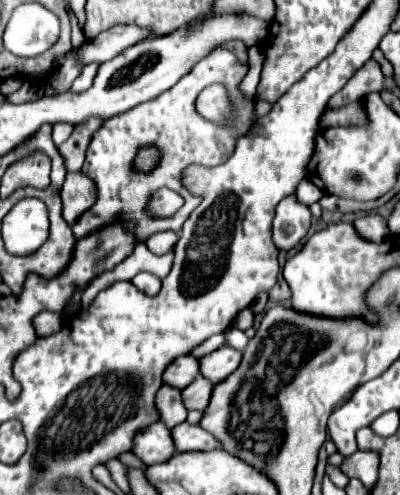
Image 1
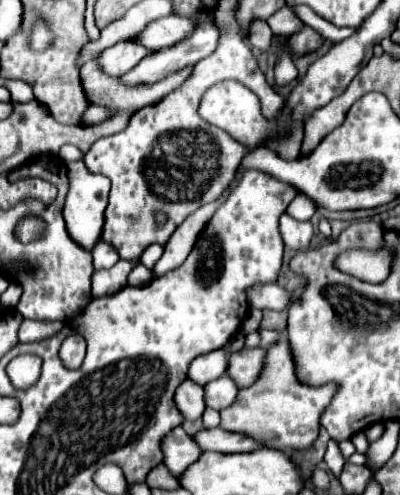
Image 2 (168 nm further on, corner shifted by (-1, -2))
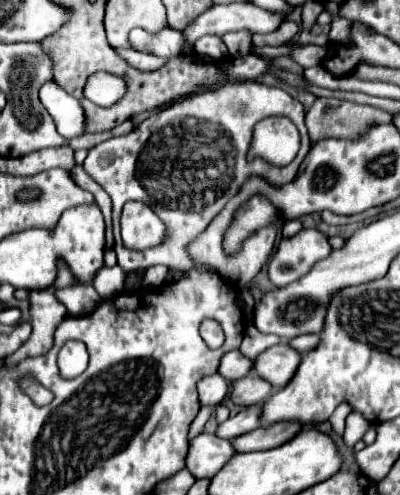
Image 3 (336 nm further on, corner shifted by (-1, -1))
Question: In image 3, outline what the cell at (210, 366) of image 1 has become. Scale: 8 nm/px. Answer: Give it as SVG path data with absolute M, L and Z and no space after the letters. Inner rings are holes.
M275 345L259 353L257 359L253 359L251 371L257 373L261 379L269 381L275 389L281 389L293 377L299 359L299 353L289 345Z

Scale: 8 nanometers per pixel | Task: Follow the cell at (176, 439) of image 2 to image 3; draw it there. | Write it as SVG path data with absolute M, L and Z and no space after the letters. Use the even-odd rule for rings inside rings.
M201 433L189 443L185 465L195 479L211 477L213 473L217 473L217 469L221 469L225 459L229 459L233 453L235 451L227 439Z

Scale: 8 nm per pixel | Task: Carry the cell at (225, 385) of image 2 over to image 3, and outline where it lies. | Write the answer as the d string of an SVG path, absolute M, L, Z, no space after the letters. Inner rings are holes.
M249 373L243 379L237 379L231 383L229 387L229 399L235 405L253 405L253 403L263 403L269 395L271 395L271 385L267 381L263 381L261 377Z

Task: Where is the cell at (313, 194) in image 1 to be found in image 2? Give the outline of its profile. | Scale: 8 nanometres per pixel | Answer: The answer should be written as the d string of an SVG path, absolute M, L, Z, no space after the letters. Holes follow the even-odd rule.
M297 194L297 196L293 198L293 202L289 204L289 208L287 208L287 214L289 214L291 218L299 220L299 222L309 220L309 218L315 214L315 204L313 204L313 200L307 198L305 194Z

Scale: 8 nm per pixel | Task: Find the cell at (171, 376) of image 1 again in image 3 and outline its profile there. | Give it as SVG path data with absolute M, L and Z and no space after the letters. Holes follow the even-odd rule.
M237 349L235 351L229 351L221 357L219 361L219 367L217 367L217 373L227 379L227 381L235 381L235 379L241 379L245 377L253 367L253 361L243 357Z

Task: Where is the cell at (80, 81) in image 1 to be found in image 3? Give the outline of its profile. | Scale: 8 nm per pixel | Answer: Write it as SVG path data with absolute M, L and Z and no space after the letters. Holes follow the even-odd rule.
M165 27L157 33L133 29L129 33L129 43L135 47L135 51L145 55L157 55L157 57L177 57L183 49L181 33L171 27Z

